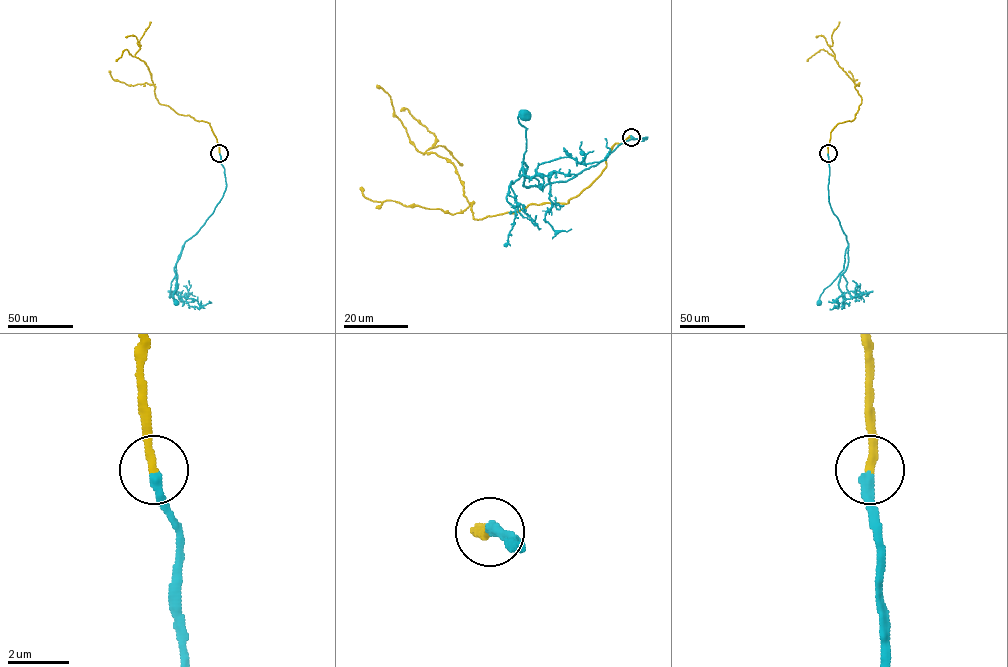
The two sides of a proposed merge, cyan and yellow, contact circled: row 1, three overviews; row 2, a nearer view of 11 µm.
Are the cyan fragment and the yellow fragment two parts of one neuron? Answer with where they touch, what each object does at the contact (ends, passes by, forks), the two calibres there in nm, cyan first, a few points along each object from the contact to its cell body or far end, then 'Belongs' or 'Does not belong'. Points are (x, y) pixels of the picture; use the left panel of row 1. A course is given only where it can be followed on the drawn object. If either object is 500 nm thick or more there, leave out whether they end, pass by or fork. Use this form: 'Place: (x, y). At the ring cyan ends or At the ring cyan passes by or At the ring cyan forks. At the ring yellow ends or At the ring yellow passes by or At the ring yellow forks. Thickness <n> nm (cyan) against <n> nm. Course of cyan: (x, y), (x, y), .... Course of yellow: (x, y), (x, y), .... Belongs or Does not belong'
Place: (219, 153). At the ring cyan ends. At the ring yellow ends. Thickness 340 nm (cyan) against 280 nm. Course of cyan: (219, 154), (226, 185), (223, 197), (184, 244), (176, 264), (175, 293), (200, 305), (209, 301). Course of yellow: (219, 154), (209, 123), (178, 114), (155, 96), (148, 66), (135, 56), (140, 48), (137, 42), (151, 21). Belongs

